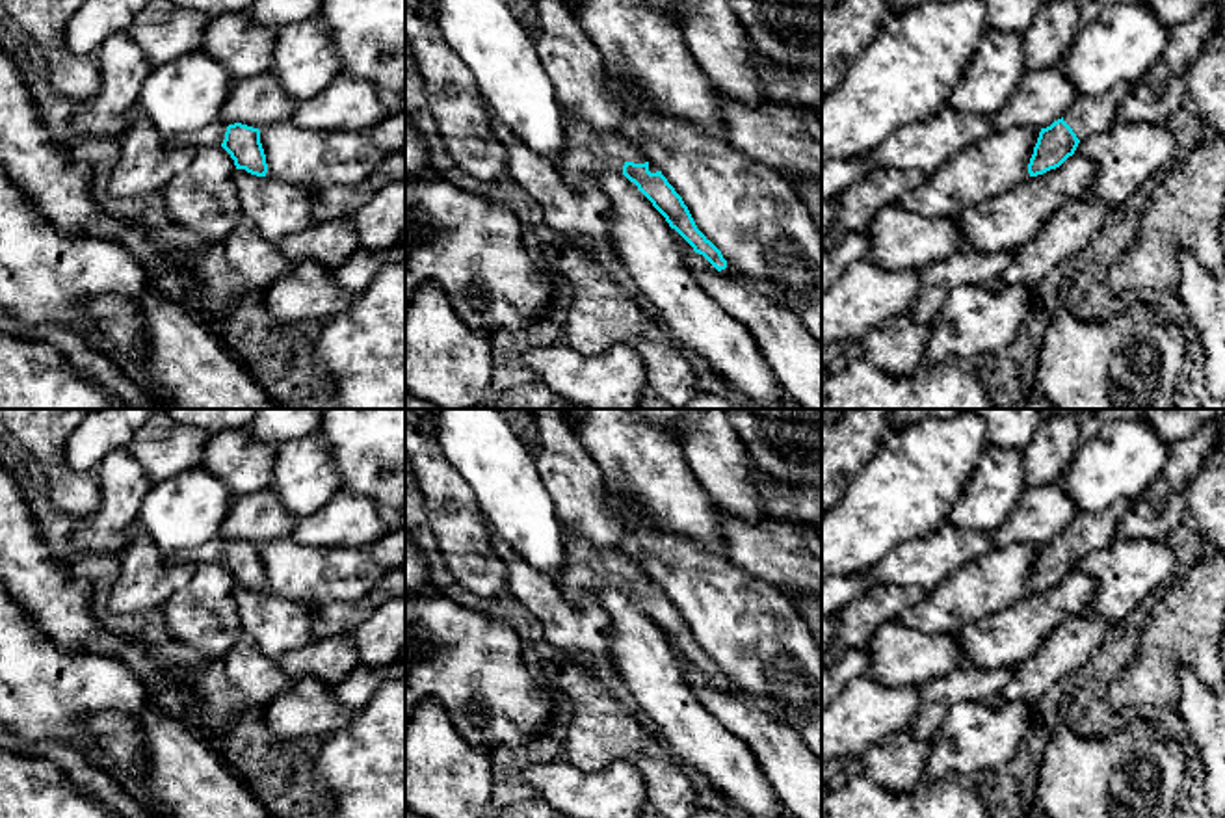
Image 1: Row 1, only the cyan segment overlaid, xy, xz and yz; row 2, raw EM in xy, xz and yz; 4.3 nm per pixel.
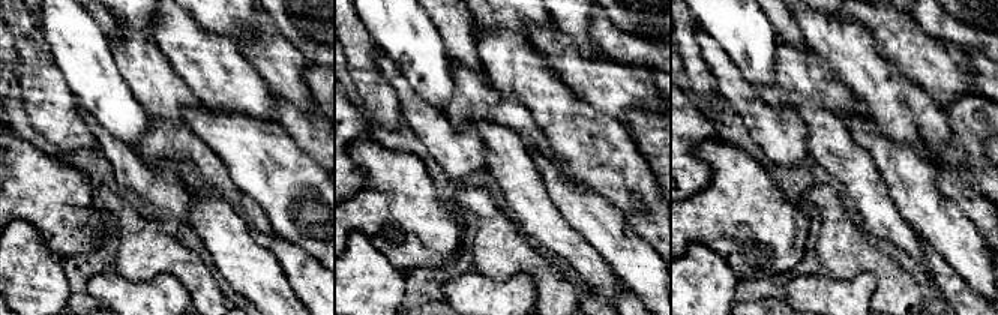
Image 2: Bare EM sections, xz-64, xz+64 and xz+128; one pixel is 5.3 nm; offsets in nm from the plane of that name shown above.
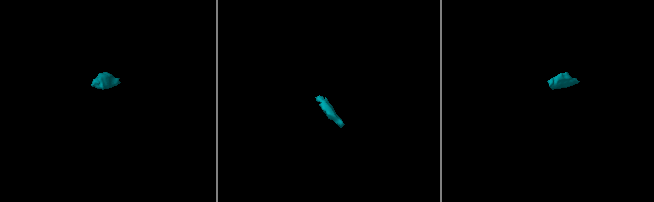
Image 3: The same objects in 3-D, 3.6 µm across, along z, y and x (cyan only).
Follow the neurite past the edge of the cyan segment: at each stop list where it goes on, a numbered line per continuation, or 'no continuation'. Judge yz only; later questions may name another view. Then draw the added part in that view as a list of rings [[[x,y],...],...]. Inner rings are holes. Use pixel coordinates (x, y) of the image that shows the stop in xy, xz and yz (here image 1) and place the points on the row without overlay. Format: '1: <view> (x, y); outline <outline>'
1: yz (1088, 532); outline [[[1121,500],[1100,511],[1078,513],[1063,530],[1063,537],[1073,545],[1080,558],[1112,547],[1117,541],[1117,526],[1130,506],[1132,500]]]

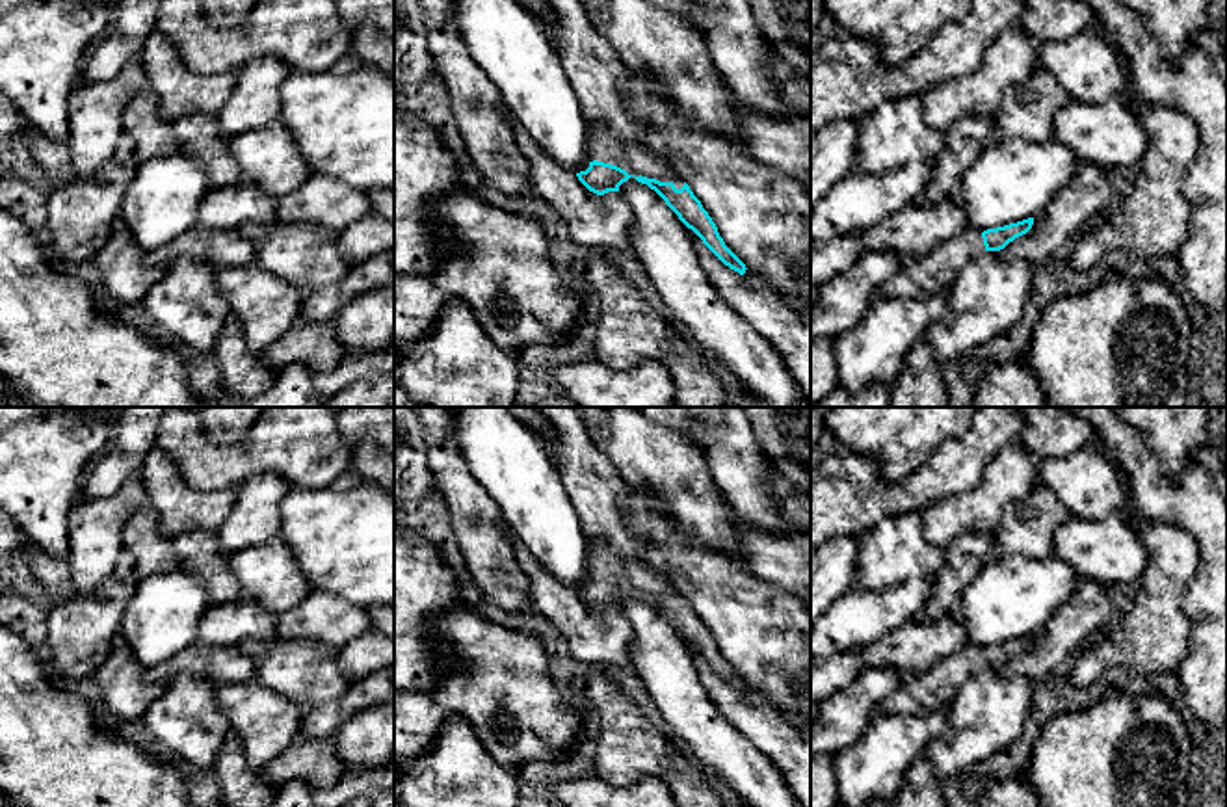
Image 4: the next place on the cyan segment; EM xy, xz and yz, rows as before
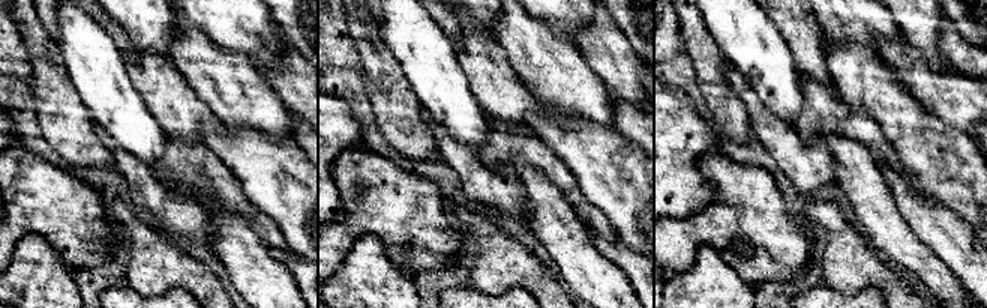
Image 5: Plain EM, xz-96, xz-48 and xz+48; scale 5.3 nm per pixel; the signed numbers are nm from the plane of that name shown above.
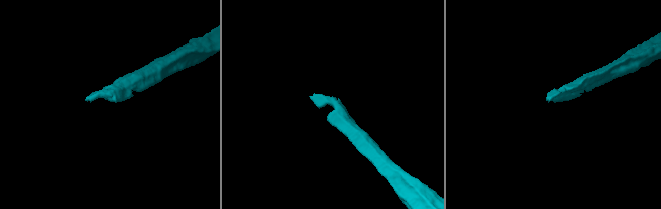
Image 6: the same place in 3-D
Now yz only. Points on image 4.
1: yz (932, 690); outline [[[969,643],[922,675],[907,679],[879,705],[879,714],[928,716],[946,707],[957,690],[983,668],[982,649]]]

